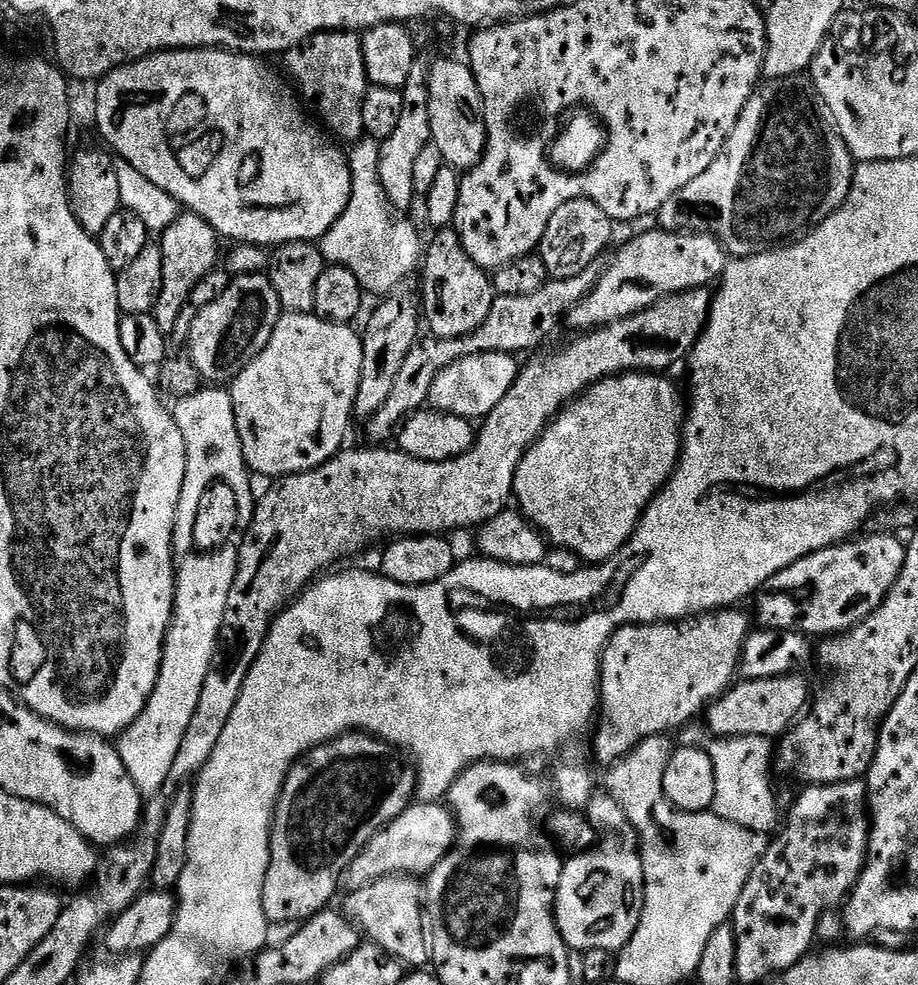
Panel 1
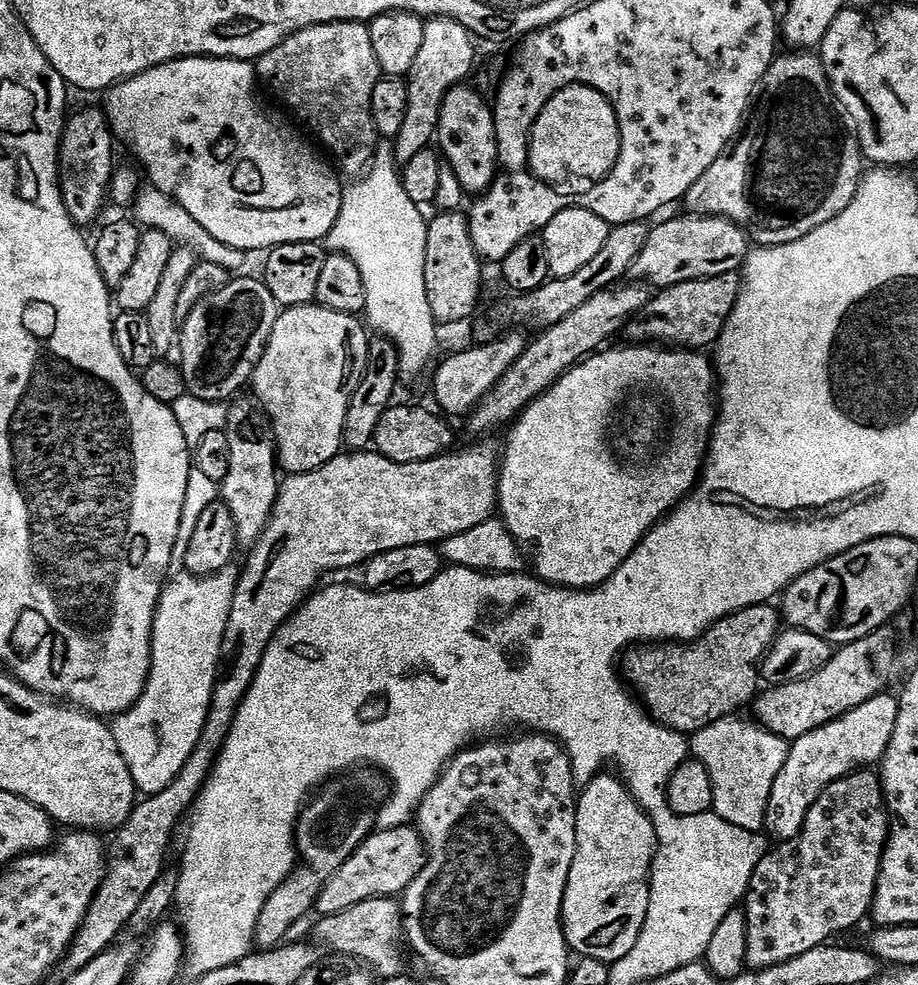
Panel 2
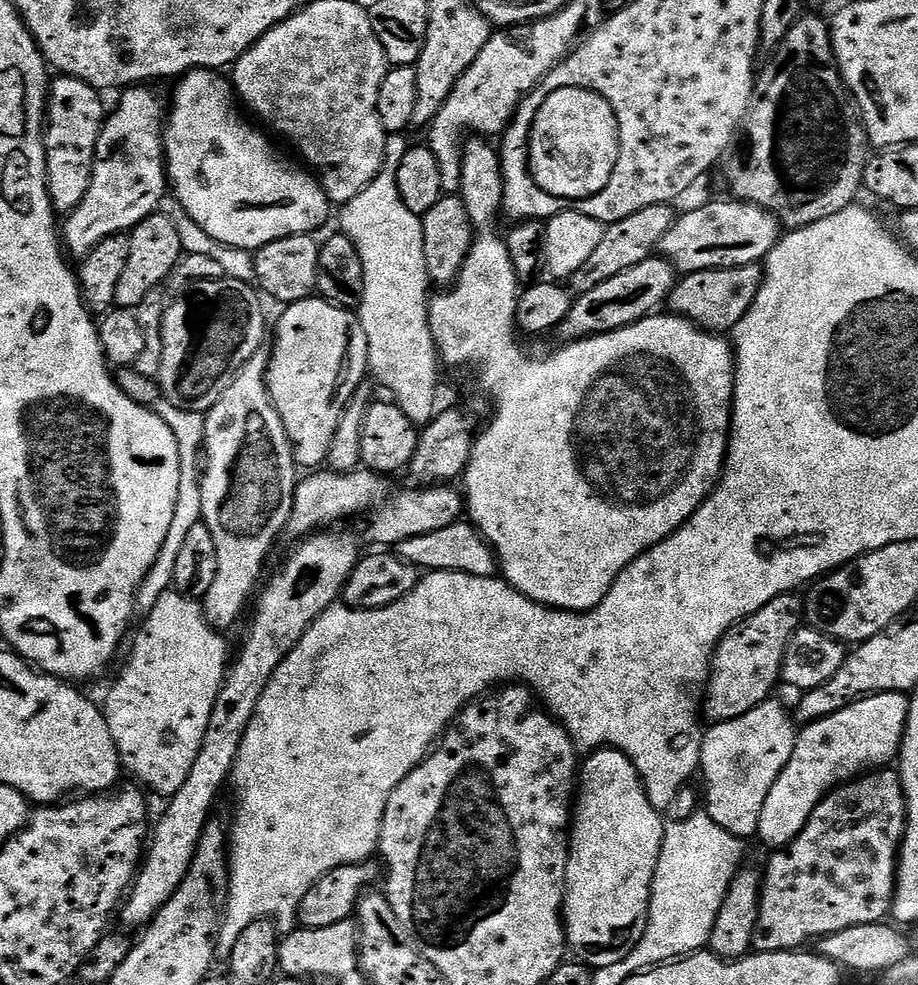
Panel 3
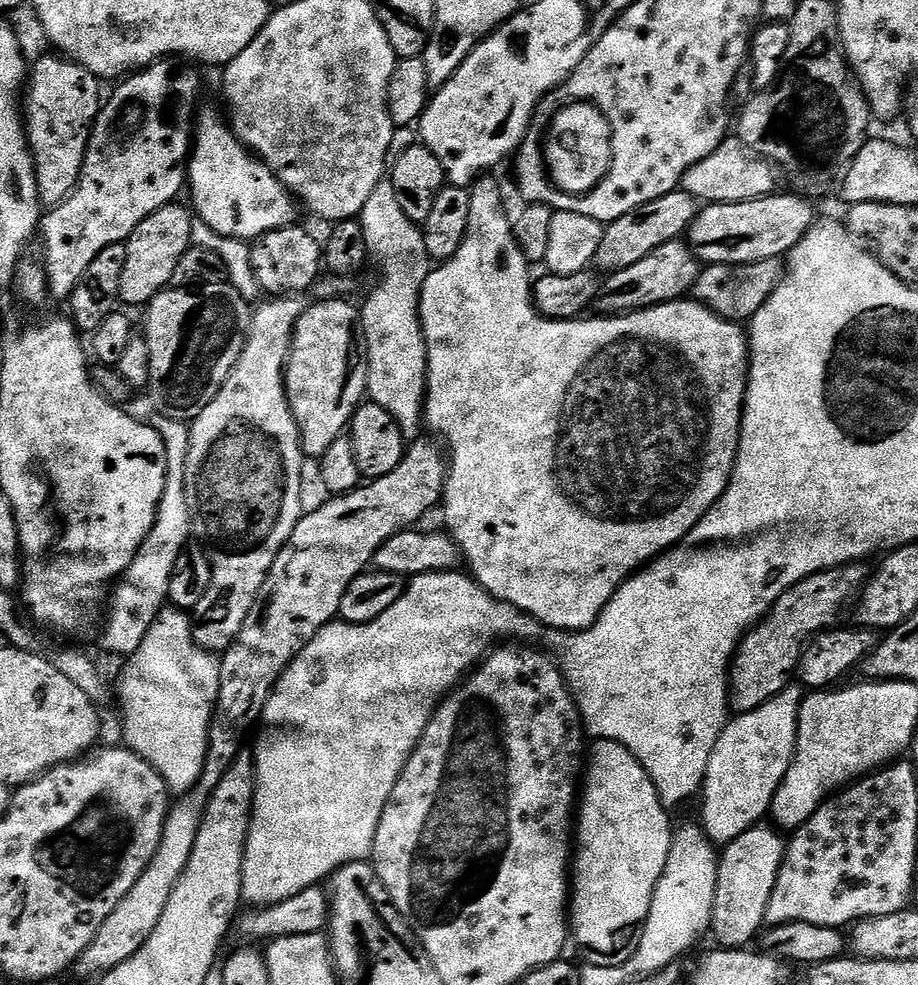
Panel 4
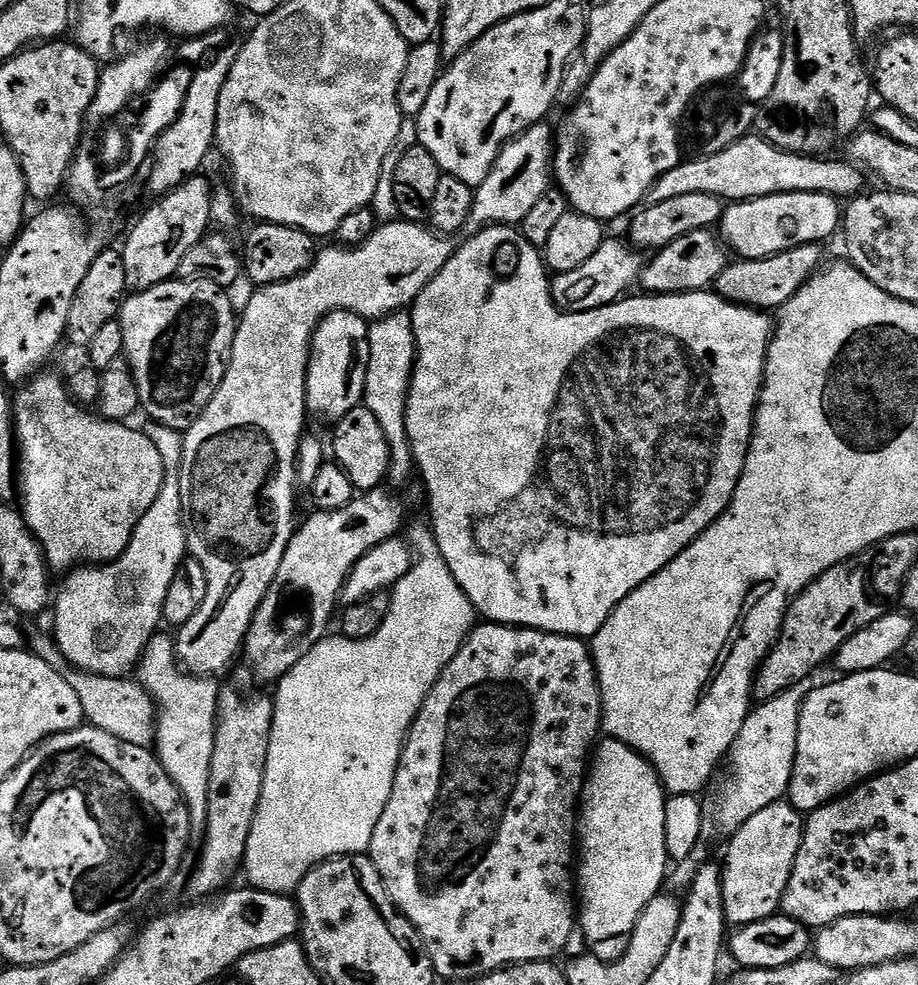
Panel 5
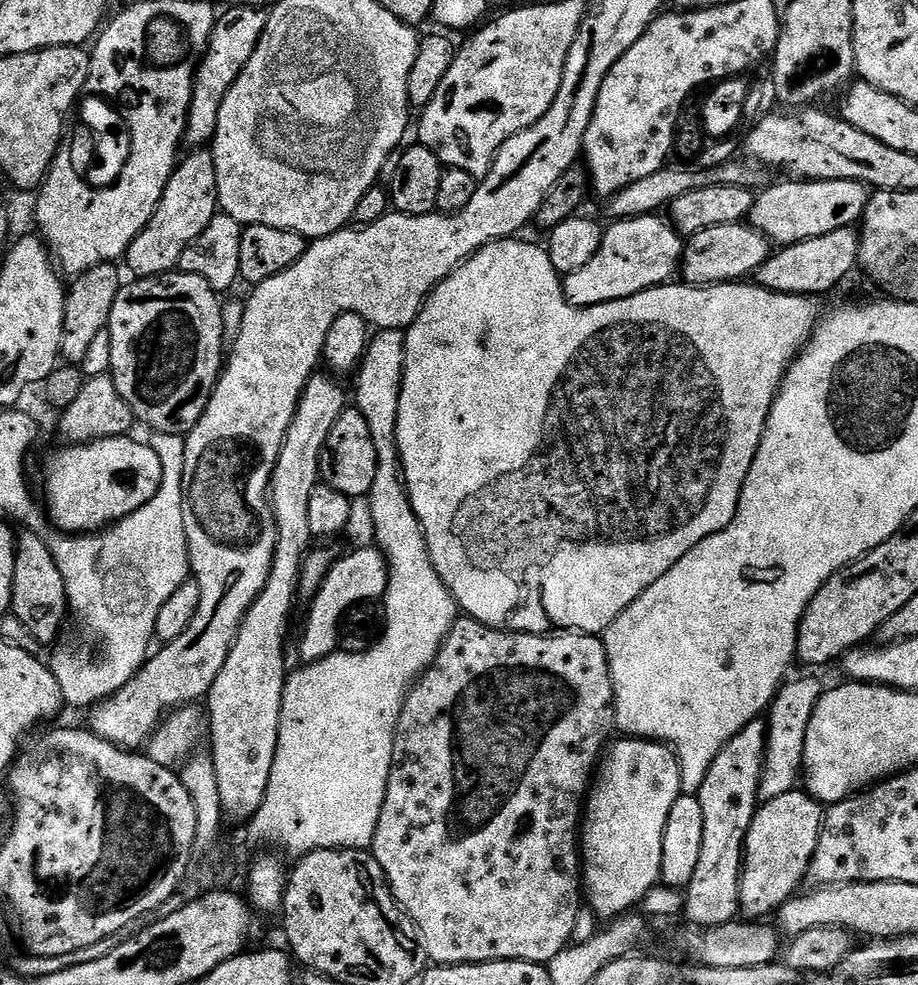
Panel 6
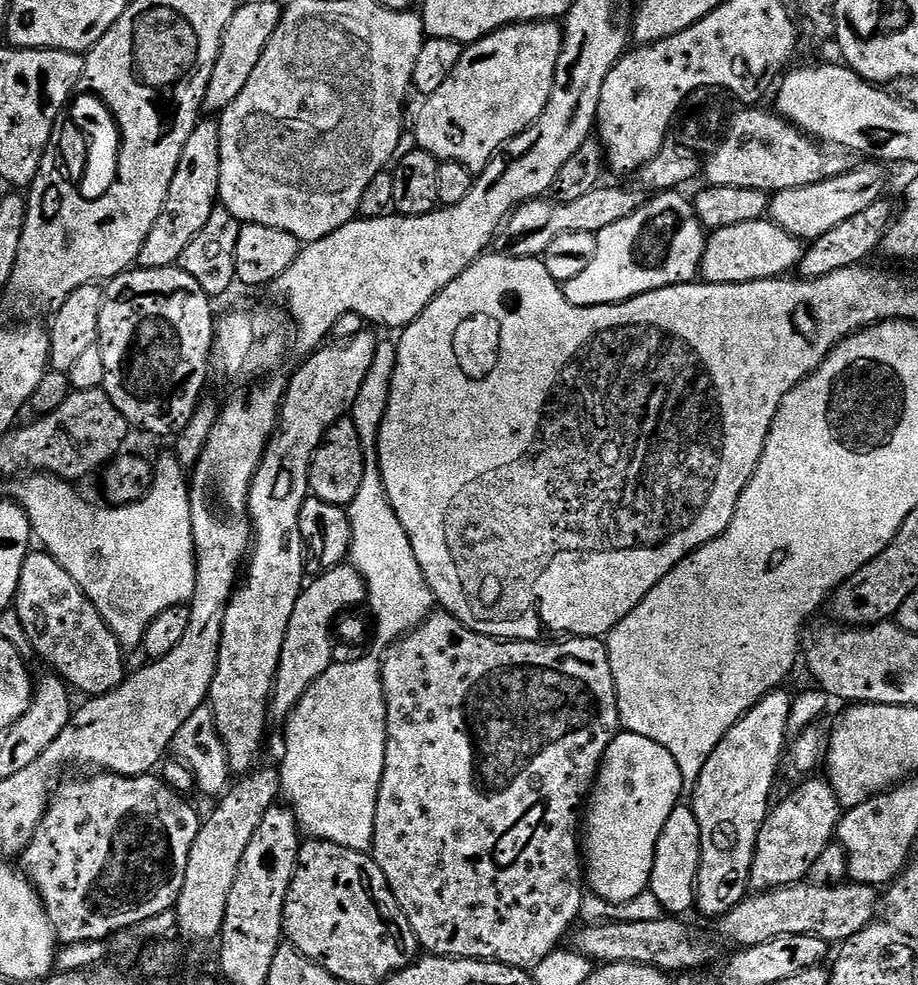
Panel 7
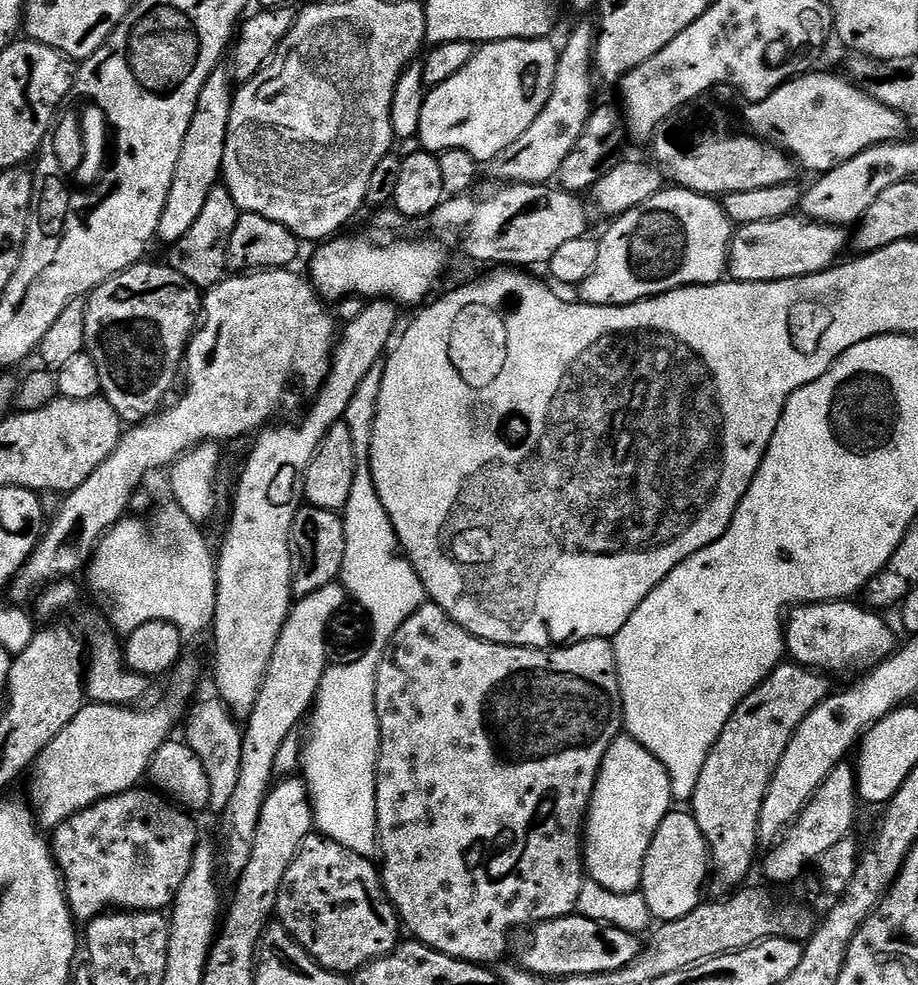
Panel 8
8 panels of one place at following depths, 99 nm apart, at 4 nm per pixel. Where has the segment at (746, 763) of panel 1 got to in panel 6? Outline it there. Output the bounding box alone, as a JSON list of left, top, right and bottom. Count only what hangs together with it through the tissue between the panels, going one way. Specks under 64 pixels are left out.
[760,674,826,800]

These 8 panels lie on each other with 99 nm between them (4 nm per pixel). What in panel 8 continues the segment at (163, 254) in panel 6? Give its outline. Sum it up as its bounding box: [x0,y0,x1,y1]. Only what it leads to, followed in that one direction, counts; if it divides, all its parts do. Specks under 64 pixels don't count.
[156,67,234,246]

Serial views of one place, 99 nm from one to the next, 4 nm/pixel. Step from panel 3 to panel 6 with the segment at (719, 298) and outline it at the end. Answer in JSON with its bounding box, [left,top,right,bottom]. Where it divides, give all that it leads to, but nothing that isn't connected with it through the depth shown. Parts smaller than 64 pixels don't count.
[754,227,860,298]

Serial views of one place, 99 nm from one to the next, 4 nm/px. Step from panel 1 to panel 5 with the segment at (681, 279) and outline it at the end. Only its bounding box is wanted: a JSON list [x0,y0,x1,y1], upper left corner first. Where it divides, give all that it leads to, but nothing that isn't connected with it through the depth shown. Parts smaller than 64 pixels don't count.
[718,192,842,260]

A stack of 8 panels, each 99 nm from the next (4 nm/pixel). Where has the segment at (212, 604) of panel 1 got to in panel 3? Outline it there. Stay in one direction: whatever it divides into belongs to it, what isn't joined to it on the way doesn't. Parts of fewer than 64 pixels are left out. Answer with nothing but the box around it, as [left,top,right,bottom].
[102,590,230,798]

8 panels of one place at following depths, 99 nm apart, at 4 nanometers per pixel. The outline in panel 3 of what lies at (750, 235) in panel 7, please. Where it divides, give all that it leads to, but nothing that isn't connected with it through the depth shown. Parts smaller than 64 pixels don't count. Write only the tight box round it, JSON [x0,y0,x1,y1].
[558,258,677,341]

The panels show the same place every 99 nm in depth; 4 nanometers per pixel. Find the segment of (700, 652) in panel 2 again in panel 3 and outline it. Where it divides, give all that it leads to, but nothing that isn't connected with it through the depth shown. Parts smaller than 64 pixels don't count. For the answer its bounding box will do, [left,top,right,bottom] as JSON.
[702,594,806,724]

